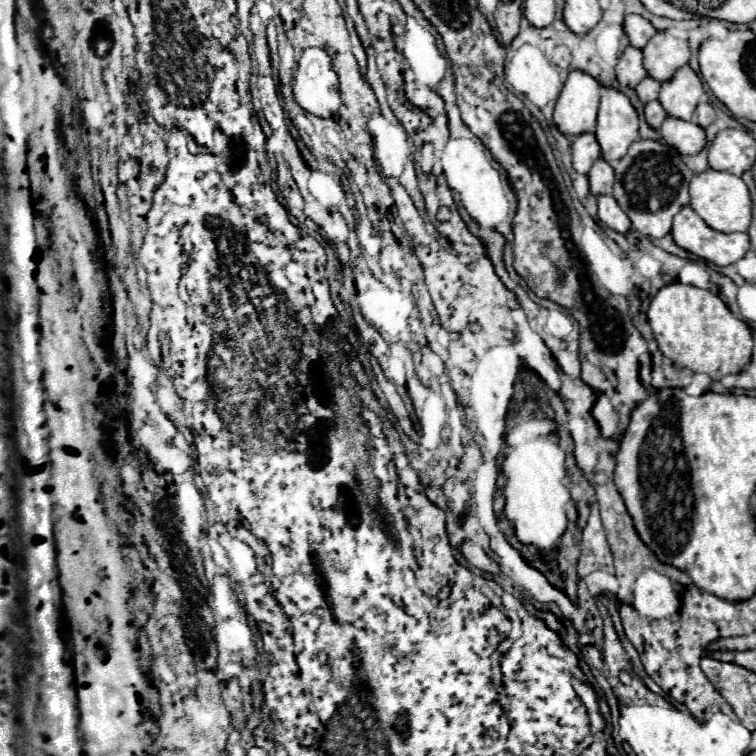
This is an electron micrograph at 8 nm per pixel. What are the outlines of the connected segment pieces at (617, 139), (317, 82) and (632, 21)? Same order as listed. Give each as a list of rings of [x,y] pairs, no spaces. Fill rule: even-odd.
[[[600,87],[600,111],[594,135],[602,149],[602,159],[608,163],[622,159],[628,147],[640,139],[636,109],[624,93]]]
[[[306,49],[298,61],[292,81],[296,103],[322,119],[332,117],[340,107],[338,75],[332,71],[330,57],[324,49]]]
[[[626,15],[624,17],[624,33],[632,47],[642,49],[656,35],[656,29],[652,27],[650,21],[646,21],[640,15]]]

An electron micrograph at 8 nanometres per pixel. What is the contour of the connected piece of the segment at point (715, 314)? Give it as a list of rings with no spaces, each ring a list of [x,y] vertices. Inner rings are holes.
[[[670,283],[658,291],[648,309],[648,323],[664,357],[680,369],[706,373],[712,379],[722,379],[730,373],[740,373],[752,357],[752,331],[736,319],[724,305],[720,295],[684,283]]]

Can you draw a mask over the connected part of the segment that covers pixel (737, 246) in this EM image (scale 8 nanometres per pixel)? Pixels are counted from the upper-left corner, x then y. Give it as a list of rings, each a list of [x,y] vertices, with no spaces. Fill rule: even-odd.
[[[686,205],[672,225],[672,237],[678,247],[688,253],[702,257],[708,263],[726,267],[742,259],[750,249],[750,239],[746,233],[720,233],[708,227],[690,205]]]

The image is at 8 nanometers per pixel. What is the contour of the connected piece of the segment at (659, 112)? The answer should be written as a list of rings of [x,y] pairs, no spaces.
[[[658,101],[648,103],[648,105],[644,107],[644,113],[646,113],[646,123],[648,123],[654,131],[658,131],[660,125],[662,125],[662,121],[666,119],[666,111],[662,109],[662,105],[660,105]]]

